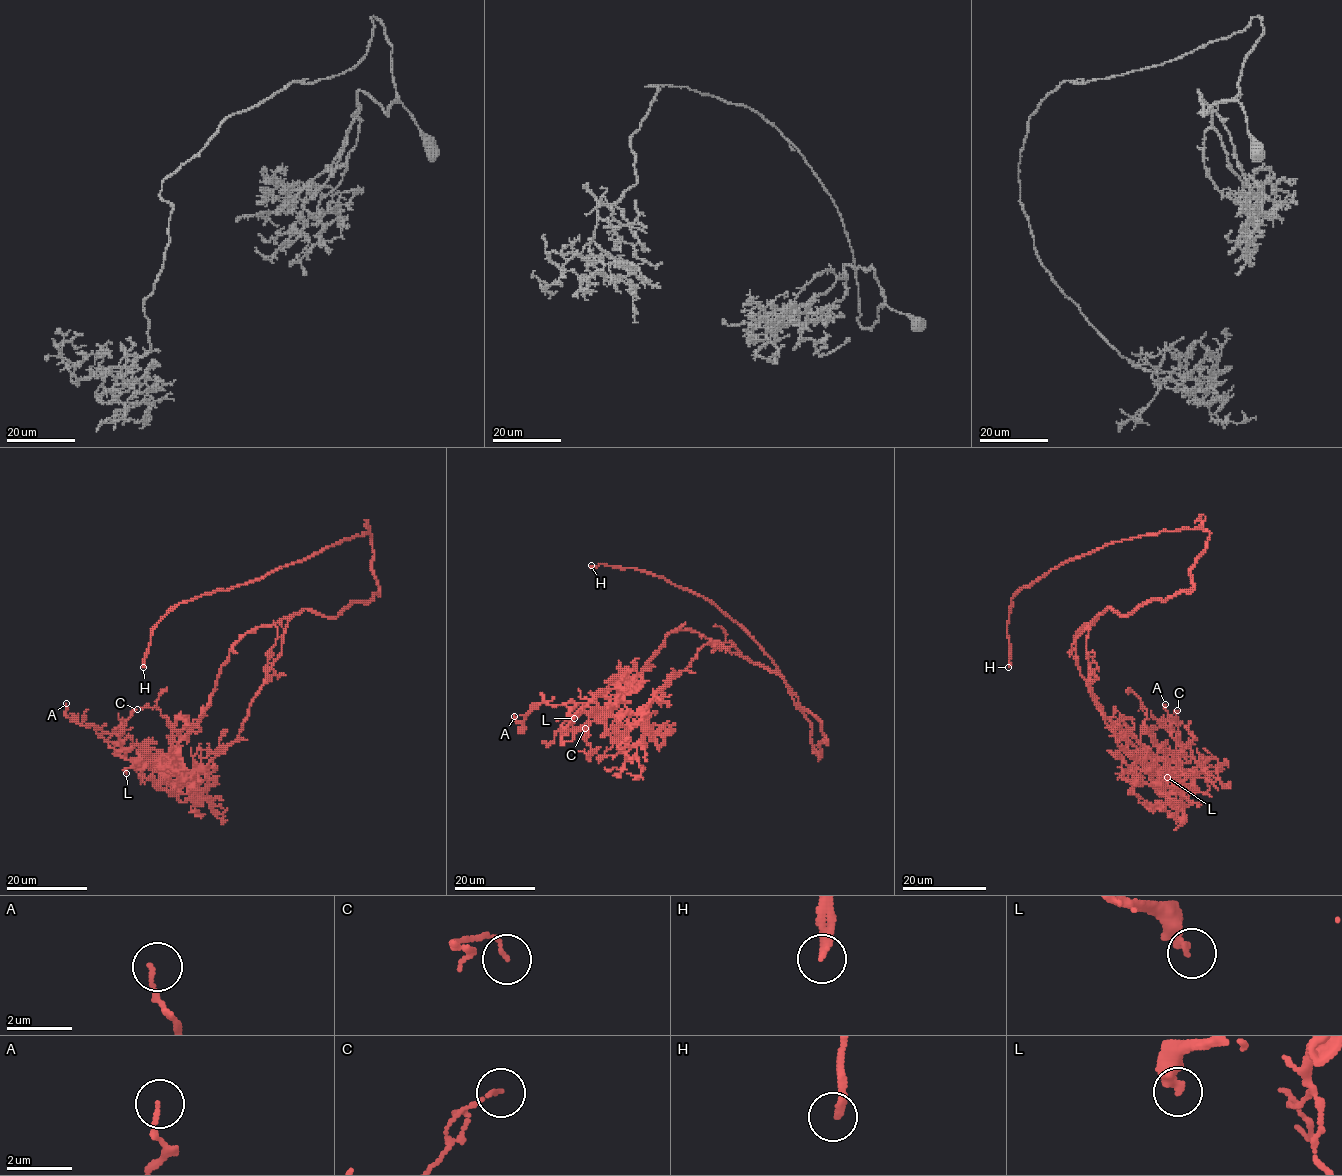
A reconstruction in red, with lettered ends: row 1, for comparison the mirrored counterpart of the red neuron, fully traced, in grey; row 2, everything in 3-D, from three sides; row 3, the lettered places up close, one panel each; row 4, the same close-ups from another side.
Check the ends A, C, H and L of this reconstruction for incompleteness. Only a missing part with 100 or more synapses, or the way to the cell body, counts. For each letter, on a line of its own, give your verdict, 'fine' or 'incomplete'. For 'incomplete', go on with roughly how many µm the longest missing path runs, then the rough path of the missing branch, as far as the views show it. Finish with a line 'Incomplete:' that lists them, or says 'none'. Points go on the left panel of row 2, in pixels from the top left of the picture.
A: fine
C: fine
H: incomplete; missing 250 µm
L: fine
Incomplete: H

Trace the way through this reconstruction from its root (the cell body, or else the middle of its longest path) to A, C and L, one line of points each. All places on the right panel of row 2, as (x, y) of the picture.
A: (1162, 599), (1086, 623), (1075, 660), (1097, 707), (1151, 759), (1167, 750), (1150, 729), (1170, 718), (1165, 704)
C: (1162, 599), (1127, 614), (1110, 607), (1086, 623), (1075, 660), (1097, 707), (1151, 759), (1190, 760), (1177, 710)
L: (1162, 599), (1147, 602), (1127, 614), (1110, 607), (1086, 623), (1075, 636), (1075, 660), (1097, 707), (1167, 777)

